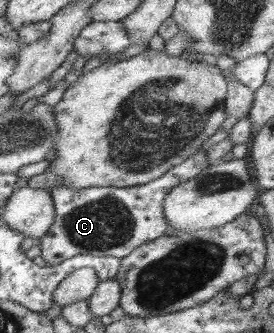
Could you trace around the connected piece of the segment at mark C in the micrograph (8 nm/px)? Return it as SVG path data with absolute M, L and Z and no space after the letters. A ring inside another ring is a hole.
M207 150L198 151L178 166L174 165L160 179L148 184L127 188L113 185L86 189L70 189L60 185L52 189L55 221L41 238L39 247L42 258L52 266L78 254L124 259L142 244L172 232L163 209L163 200L172 188L200 176L209 166Z

